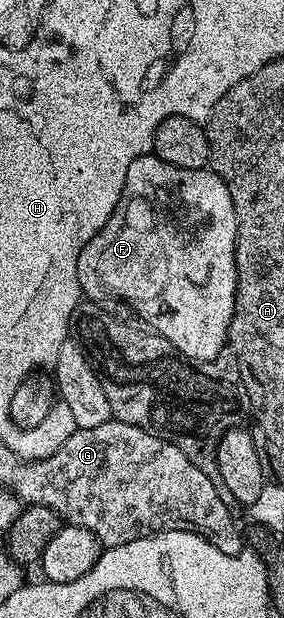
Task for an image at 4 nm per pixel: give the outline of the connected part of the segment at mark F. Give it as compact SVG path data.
M154 152L137 156L133 164L129 164L129 172L125 172L125 188L123 189L123 201L113 212L111 219L89 240L89 244L83 246L83 259L79 262L79 279L83 286L91 290L91 294L101 293L101 288L113 296L132 298L135 306L140 306L147 318L155 322L158 330L163 330L167 338L171 338L174 347L182 347L186 354L194 354L195 359L218 359L222 350L227 346L227 333L229 323L235 307L235 293L237 292L237 268L229 257L235 253L235 241L237 240L237 212L233 208L233 200L229 188L219 179L218 174L210 169L190 170L189 168L177 168L165 160L158 158Z

